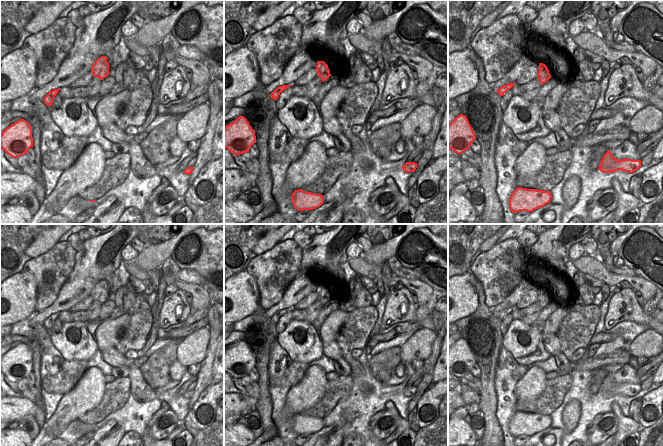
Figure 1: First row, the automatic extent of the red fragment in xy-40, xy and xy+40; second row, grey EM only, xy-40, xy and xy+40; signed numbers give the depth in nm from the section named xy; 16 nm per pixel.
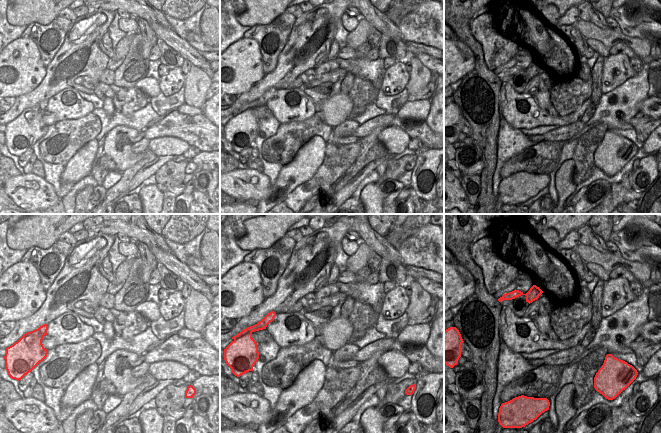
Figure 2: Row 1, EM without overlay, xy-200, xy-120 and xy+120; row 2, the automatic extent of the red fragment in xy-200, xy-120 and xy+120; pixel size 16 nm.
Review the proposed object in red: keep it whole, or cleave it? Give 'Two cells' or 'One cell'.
Two cells

